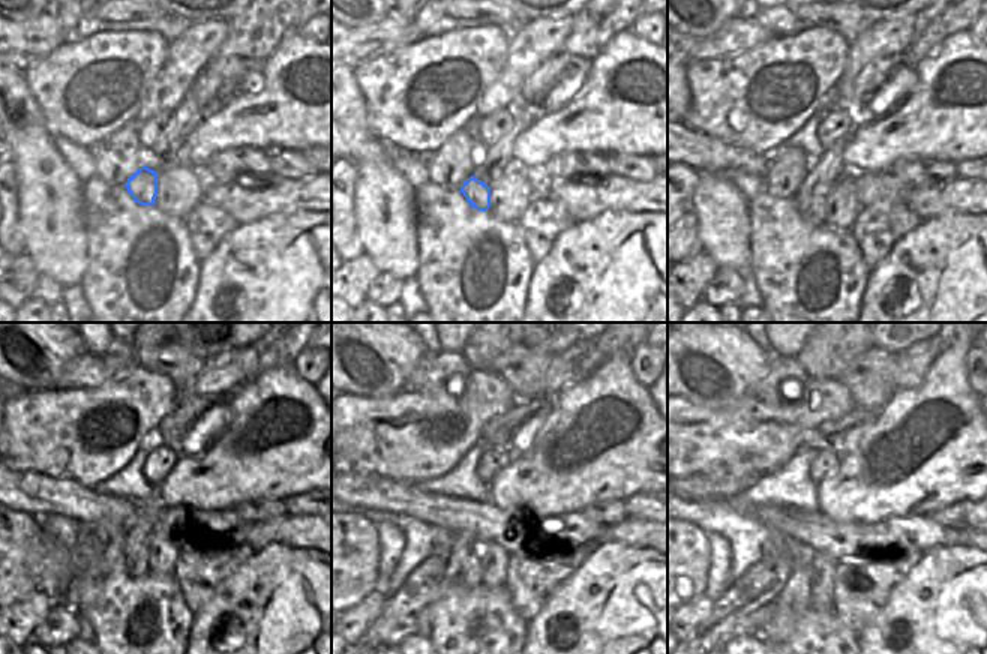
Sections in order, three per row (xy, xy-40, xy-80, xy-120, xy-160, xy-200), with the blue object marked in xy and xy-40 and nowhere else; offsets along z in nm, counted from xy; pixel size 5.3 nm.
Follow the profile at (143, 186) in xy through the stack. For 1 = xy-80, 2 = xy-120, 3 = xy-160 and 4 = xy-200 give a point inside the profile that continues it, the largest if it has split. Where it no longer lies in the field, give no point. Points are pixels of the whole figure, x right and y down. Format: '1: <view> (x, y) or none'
1: xy-80 (813, 215)
2: xy-120 (135, 557)
3: xy-160 (470, 575)
4: xy-200 (794, 597)

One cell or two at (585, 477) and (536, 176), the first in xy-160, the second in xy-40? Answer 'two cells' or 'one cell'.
two cells

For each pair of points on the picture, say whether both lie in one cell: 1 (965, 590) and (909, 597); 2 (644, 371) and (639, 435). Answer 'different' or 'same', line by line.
1: same
2: different

